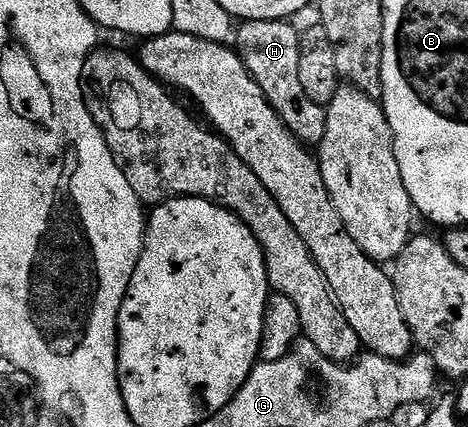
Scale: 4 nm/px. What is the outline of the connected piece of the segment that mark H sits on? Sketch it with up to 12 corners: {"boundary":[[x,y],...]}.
{"boundary":[[247,20],[234,49],[268,103],[305,144],[326,132],[325,107],[298,80],[301,31]]}

